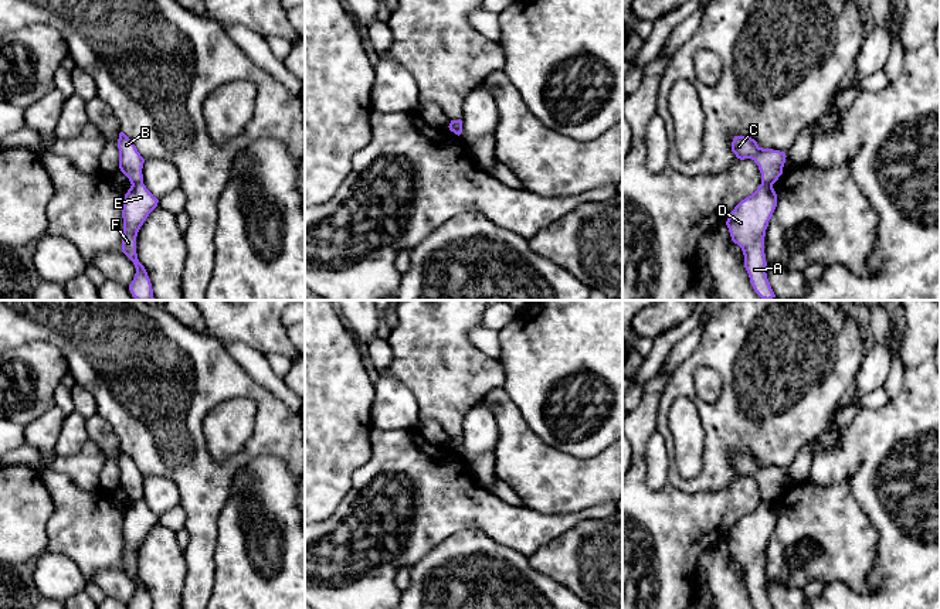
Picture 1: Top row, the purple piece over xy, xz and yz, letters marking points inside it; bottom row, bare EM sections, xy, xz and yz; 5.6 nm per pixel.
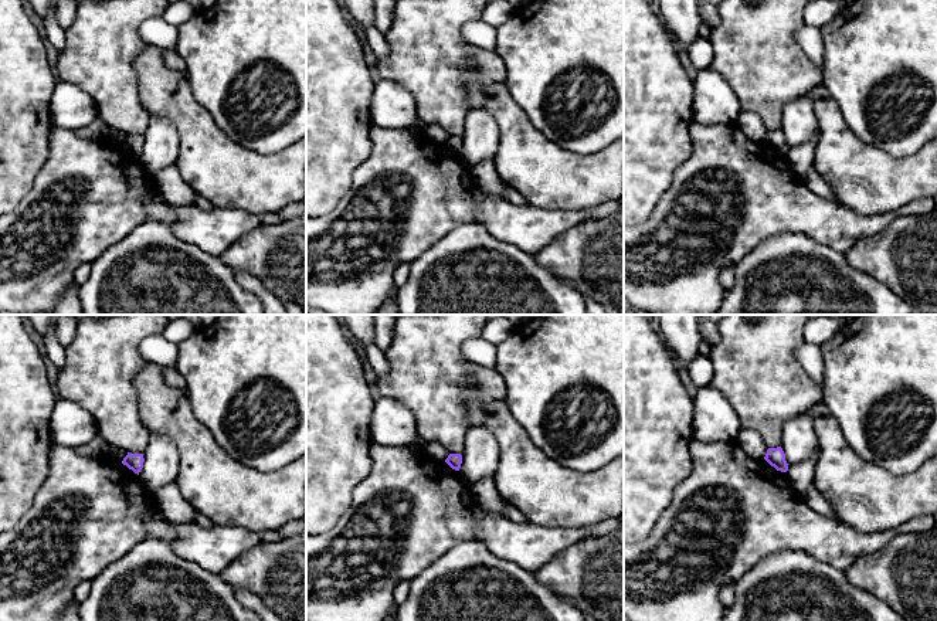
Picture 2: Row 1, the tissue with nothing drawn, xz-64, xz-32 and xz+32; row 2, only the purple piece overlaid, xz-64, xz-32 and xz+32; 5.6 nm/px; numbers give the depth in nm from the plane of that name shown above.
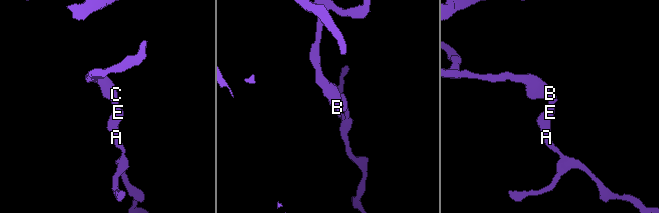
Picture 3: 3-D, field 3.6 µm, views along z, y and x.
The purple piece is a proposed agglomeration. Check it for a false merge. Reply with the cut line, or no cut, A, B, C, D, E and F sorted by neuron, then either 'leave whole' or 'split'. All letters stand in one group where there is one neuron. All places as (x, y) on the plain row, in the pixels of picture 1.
cut in xy along (142, 499), (132, 503); A D E F / B C; split

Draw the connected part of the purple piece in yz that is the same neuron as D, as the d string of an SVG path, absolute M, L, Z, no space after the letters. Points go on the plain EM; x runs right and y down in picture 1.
M761 500L734 524L726 538L732 558L743 568L744 585L754 609L773 609L766 591L764 554L776 524L773 503Z

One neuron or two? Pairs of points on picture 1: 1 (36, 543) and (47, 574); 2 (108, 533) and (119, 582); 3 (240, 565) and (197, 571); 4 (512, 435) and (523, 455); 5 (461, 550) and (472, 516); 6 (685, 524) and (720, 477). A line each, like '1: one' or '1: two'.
1: two
2: two
3: two
4: one
5: two
6: two

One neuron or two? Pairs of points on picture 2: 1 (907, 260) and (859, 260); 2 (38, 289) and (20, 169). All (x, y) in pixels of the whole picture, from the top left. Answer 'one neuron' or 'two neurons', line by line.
1: one neuron
2: two neurons

